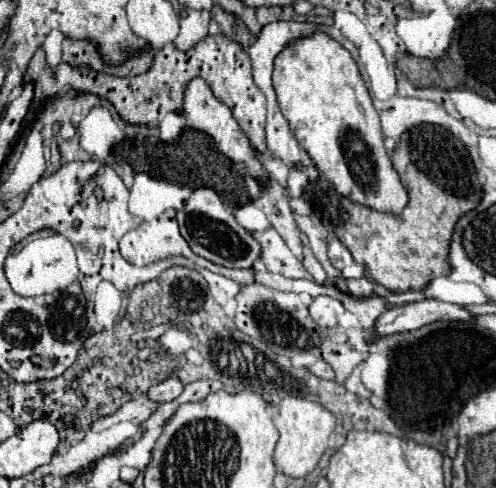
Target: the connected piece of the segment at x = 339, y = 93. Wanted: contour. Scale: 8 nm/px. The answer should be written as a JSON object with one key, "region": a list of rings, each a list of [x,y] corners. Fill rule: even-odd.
{"region":[[[317,31],[301,39],[293,39],[293,43],[289,43],[289,47],[285,47],[285,51],[281,51],[281,55],[277,55],[275,59],[273,87],[277,93],[281,113],[289,121],[293,135],[309,153],[323,177],[329,179],[343,197],[349,197],[351,201],[387,213],[399,213],[407,205],[407,191],[391,165],[389,153],[383,147],[379,115],[371,103],[367,85],[359,73],[353,55],[341,43],[331,39],[323,31]]]}

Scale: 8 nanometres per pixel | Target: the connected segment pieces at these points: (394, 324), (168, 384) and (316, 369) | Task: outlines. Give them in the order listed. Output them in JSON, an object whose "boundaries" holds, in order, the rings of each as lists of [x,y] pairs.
{"boundaries":[[[[425,299],[419,303],[401,305],[383,313],[375,325],[379,335],[391,335],[399,331],[413,331],[433,321],[475,321],[475,315],[469,313],[465,307],[439,301],[439,299]]],[[[169,377],[165,381],[161,381],[159,385],[149,389],[149,397],[157,403],[165,403],[165,401],[173,401],[175,397],[179,397],[183,391],[183,383],[177,377]]],[[[317,361],[315,365],[311,365],[311,367],[309,367],[309,371],[311,371],[313,375],[321,377],[321,379],[333,379],[333,377],[335,377],[335,373],[333,373],[331,365],[329,365],[329,363],[325,363],[325,361]]]]}

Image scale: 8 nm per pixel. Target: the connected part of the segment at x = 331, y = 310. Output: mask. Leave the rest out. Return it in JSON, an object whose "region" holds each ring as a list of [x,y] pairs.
{"region":[[[319,295],[309,305],[309,311],[311,311],[311,317],[315,319],[317,325],[321,325],[321,327],[335,327],[337,321],[339,321],[339,315],[345,311],[345,307],[335,297]]]}

